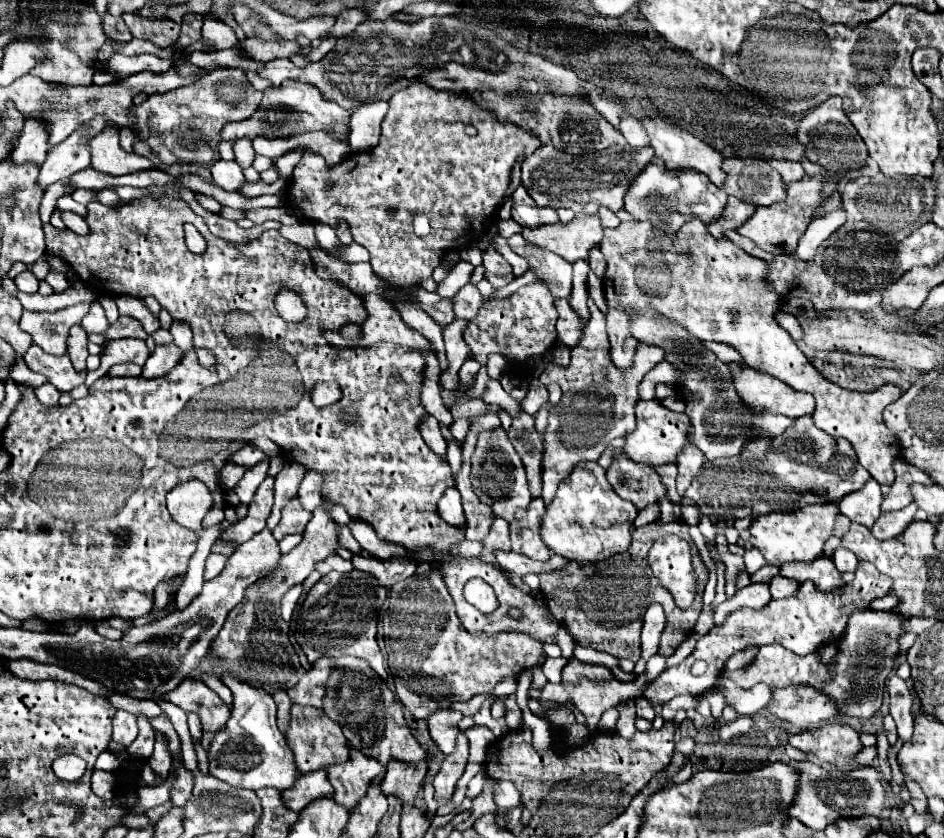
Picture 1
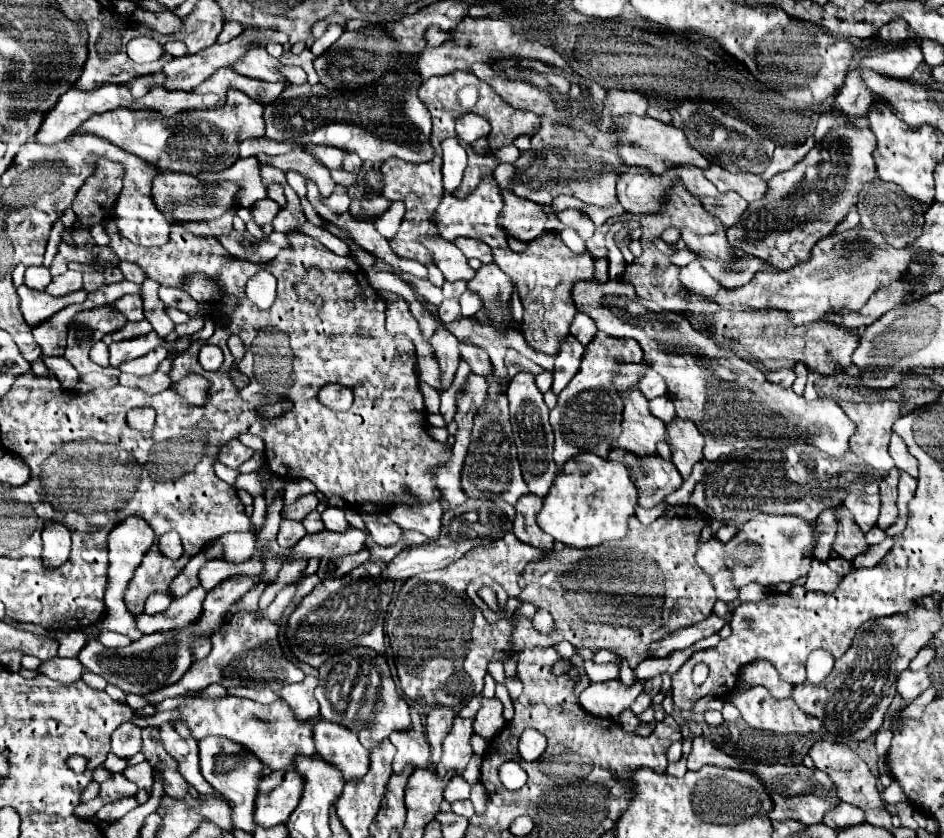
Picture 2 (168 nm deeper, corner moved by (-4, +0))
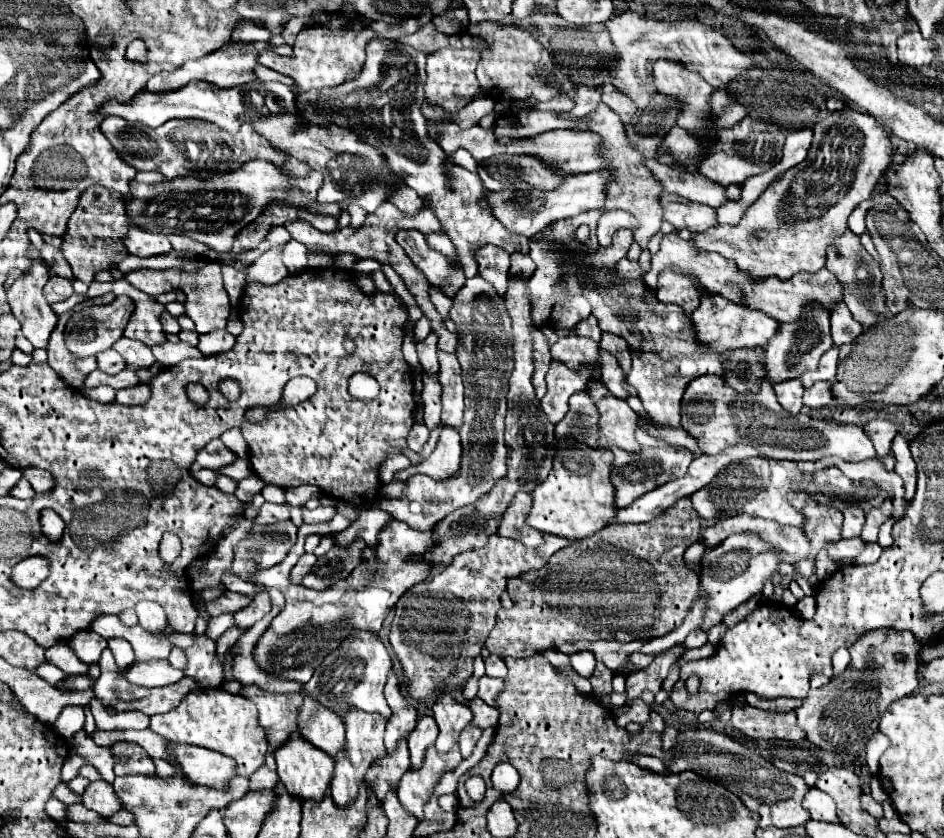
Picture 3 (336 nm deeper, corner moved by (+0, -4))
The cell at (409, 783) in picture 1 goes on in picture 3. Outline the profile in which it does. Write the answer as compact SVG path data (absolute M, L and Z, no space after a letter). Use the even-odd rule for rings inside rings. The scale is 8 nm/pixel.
M395 672L389 674L389 680L385 684L385 698L391 708L391 716L387 720L385 728L385 748L395 750L395 744L399 738L407 738L409 732L413 732L417 724L417 708L407 702L407 698L401 694L401 682L395 676Z

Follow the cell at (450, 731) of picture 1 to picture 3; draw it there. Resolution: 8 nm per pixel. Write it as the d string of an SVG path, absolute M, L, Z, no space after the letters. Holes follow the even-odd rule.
M421 716L417 722L417 728L409 734L409 754L411 754L411 768L421 768L423 756L427 746L431 746L437 738L437 722L433 716Z

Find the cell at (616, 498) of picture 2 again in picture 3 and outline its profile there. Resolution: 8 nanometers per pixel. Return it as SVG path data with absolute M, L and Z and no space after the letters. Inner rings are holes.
M563 440L561 452L553 460L549 476L531 492L533 506L527 514L527 524L539 532L581 540L607 526L617 508L613 504L613 484L609 480L613 454L611 450L591 448L579 440Z

